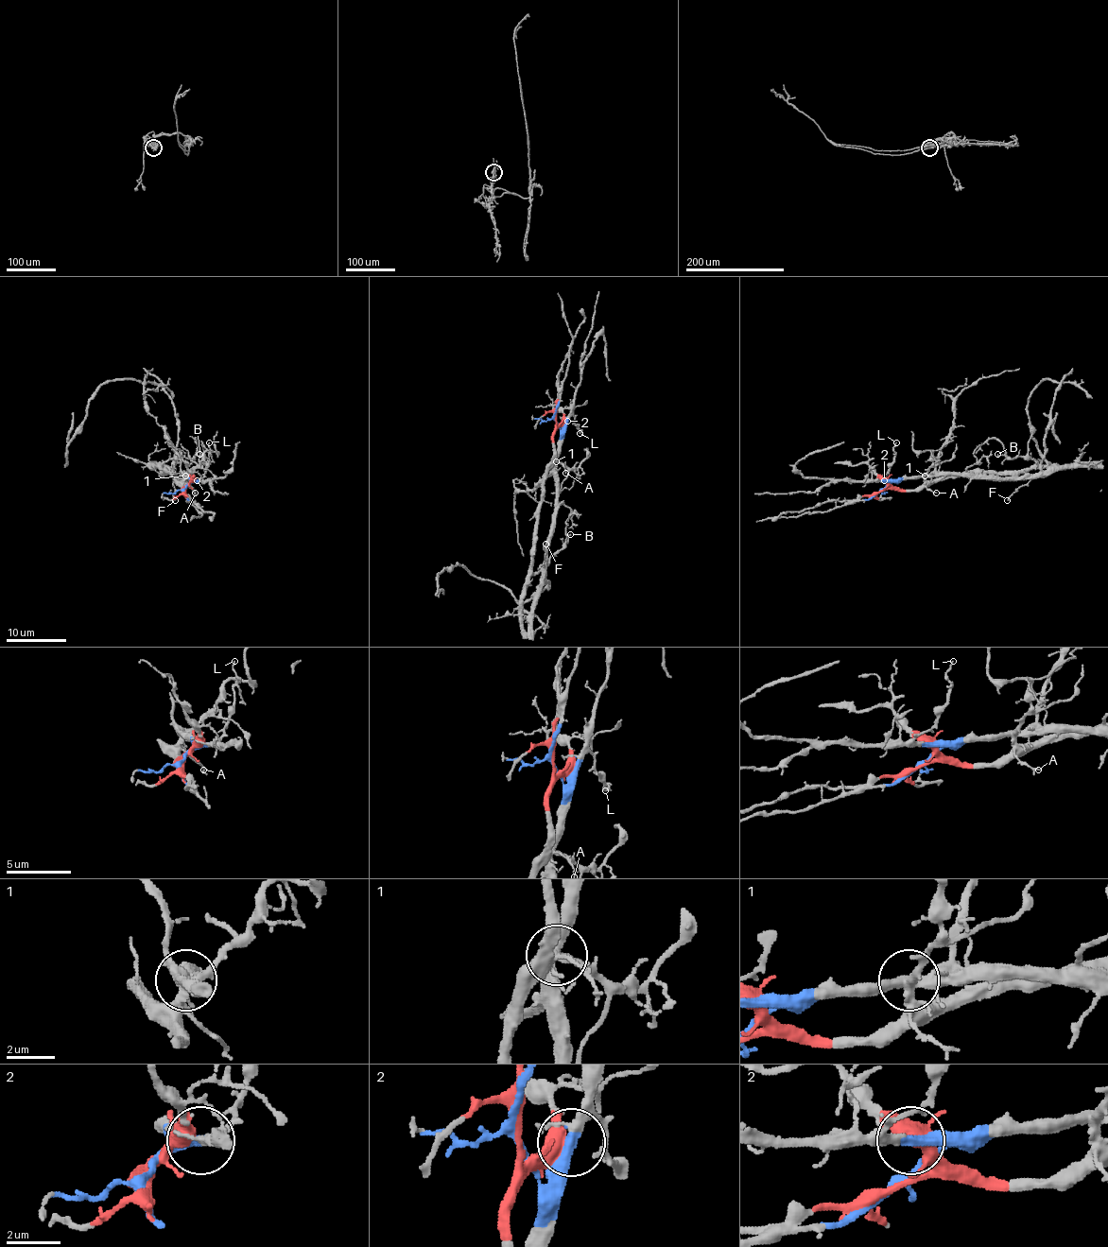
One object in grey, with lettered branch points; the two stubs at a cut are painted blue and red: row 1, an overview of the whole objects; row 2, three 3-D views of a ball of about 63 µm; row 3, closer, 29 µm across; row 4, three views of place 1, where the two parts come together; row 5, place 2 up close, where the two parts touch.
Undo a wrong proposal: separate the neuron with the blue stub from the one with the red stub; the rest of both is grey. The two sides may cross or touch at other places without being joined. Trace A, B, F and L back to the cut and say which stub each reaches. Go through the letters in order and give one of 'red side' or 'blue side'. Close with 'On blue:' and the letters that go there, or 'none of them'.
A: red side
B: red side
F: blue side
L: blue side
On blue: F, L

